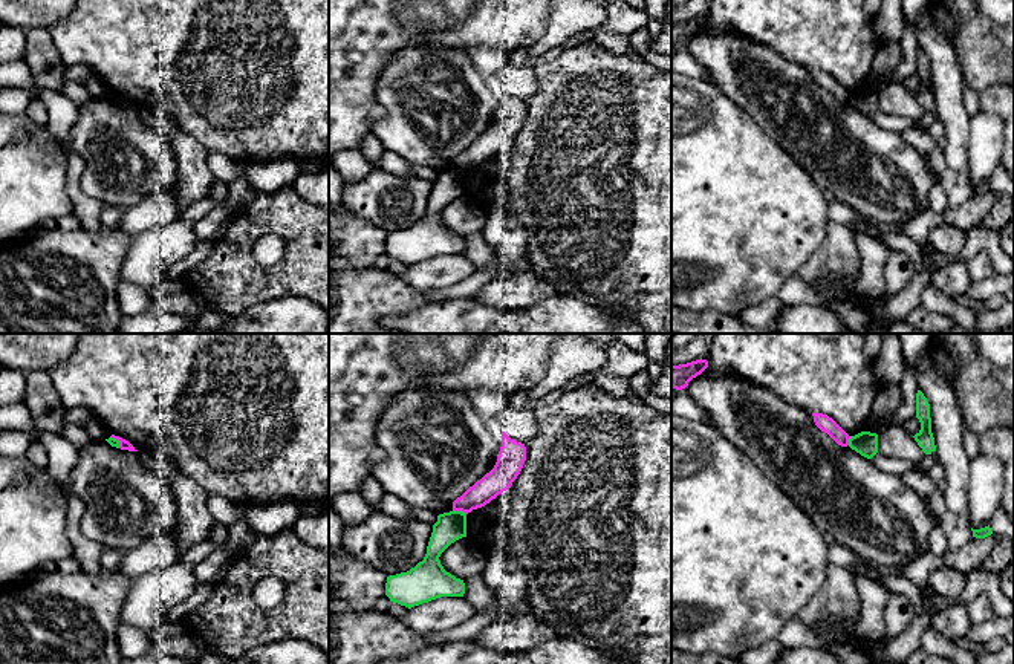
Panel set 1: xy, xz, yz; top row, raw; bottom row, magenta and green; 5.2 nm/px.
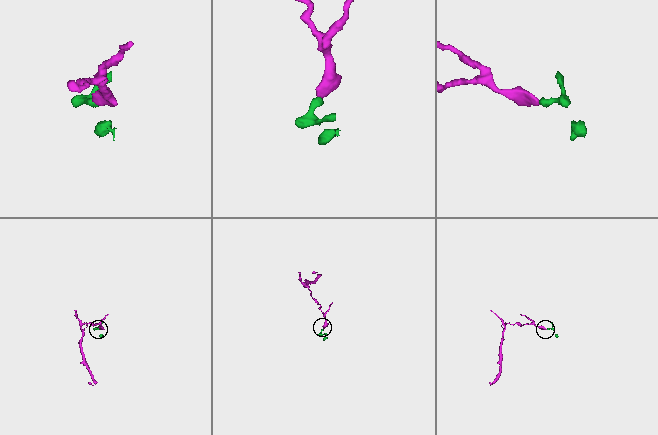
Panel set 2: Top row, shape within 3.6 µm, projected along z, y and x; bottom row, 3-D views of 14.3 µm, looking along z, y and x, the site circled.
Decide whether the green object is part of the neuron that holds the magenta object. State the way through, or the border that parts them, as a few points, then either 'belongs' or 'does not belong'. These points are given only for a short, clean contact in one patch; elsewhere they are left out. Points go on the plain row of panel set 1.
does not belong

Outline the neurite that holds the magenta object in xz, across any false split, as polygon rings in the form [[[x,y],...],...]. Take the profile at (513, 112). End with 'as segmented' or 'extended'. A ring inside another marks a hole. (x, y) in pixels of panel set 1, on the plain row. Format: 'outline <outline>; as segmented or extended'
outline [[[502,89],[502,104],[494,125],[457,155],[453,159],[453,167],[468,171],[473,167],[489,161],[512,142],[520,132],[525,118],[525,101],[511,96]]]; as segmented

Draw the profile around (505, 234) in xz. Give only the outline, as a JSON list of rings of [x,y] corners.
[[[497,205],[488,214],[483,231],[485,242],[499,259],[497,266],[476,269],[465,280],[442,289],[425,289],[431,301],[463,300],[479,294],[496,277],[508,274],[509,269],[529,260],[528,234],[523,223],[505,205]]]

